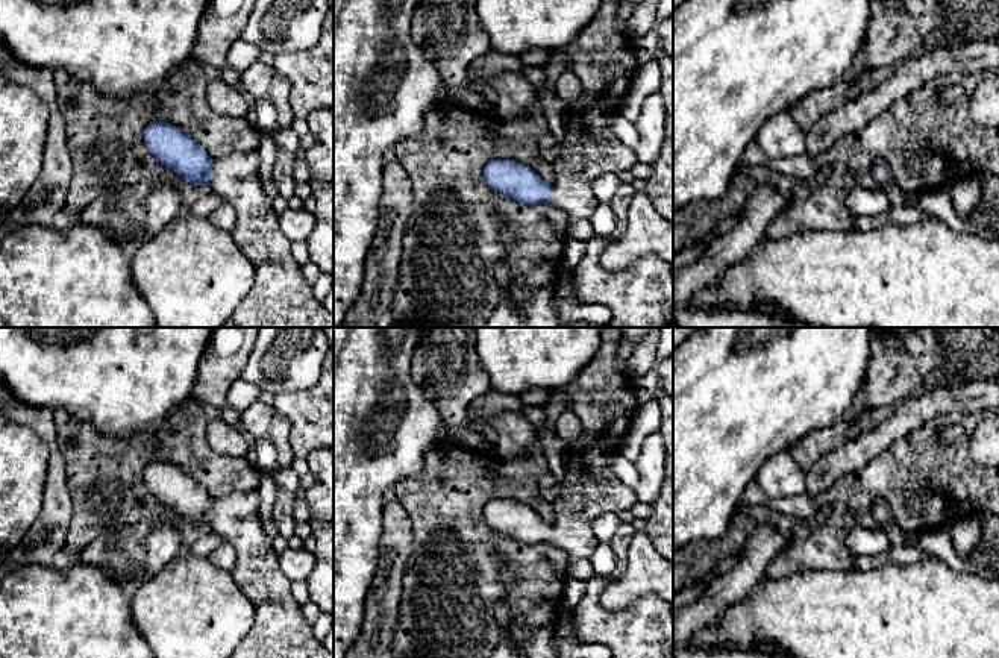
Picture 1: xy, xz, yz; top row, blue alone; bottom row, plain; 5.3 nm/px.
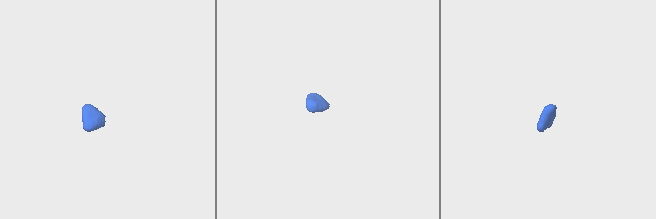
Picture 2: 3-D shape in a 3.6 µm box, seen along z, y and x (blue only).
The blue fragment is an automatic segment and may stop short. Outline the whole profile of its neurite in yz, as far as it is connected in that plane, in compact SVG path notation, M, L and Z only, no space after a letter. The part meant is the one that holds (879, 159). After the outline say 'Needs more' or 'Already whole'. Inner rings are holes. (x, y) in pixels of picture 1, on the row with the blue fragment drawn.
M882 158L876 159L870 167L870 174L873 186L888 196L891 206L916 206L920 194L910 194L899 190L893 180L888 164Z. Needs more

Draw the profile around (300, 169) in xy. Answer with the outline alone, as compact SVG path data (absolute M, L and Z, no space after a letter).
M305 156L296 158L294 165L293 165L293 174L294 174L296 183L309 182L311 171L309 171L309 165L308 165Z

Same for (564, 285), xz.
M559 267L555 288L556 299L570 299L572 302L581 305L578 293L573 288L573 280L575 280L573 271L565 267Z

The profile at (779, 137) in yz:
M787 111L770 117L761 126L755 141L764 153L764 161L805 153L805 132Z

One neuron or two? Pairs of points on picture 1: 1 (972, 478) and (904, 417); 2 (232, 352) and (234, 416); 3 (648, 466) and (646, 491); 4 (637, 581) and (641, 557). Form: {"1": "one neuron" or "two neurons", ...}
{"1": "two neurons", "2": "one neuron", "3": "one neuron", "4": "one neuron"}

